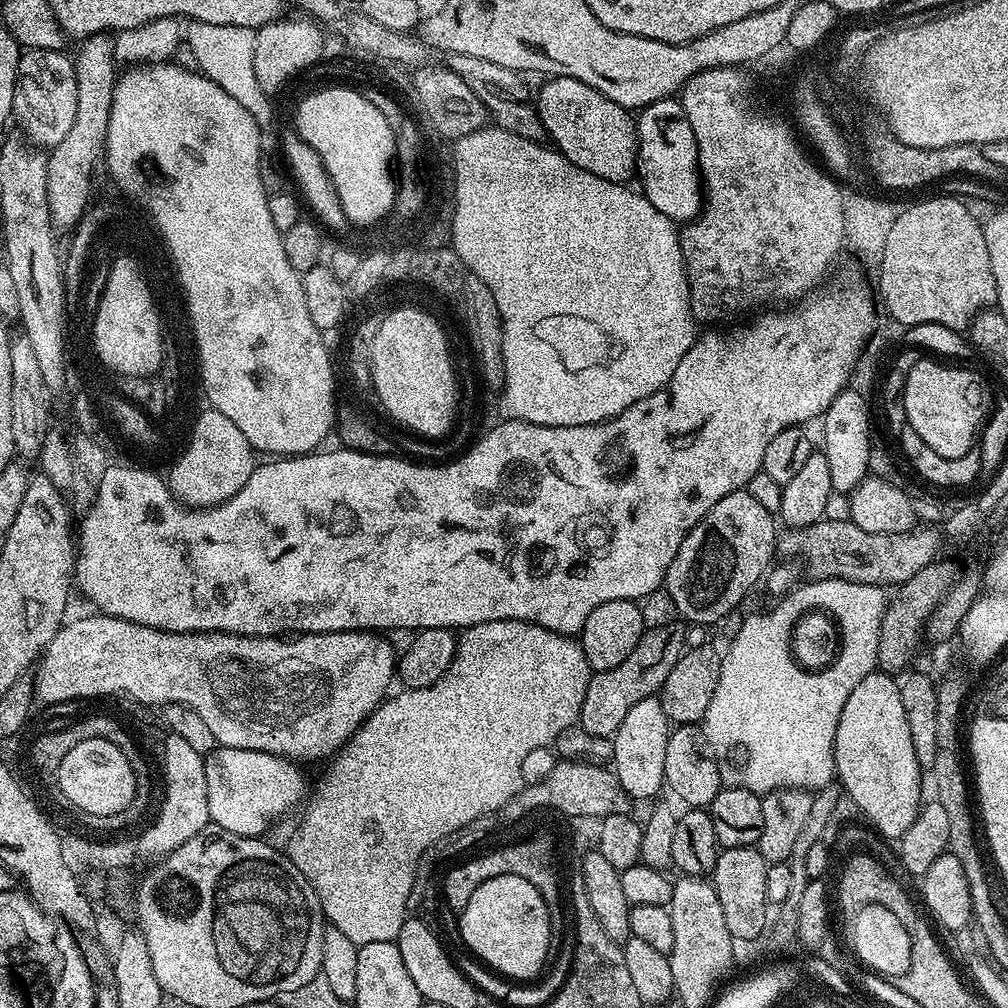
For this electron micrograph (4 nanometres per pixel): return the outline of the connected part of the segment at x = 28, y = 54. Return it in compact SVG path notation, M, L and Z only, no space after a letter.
M29 48L21 51L18 70L16 71L16 93L14 94L14 106L12 111L15 119L20 119L20 124L33 136L31 139L37 145L55 146L62 142L62 138L69 133L73 125L74 114L77 113L78 90L75 82L75 66L71 59L64 57L63 51L42 50L41 48Z

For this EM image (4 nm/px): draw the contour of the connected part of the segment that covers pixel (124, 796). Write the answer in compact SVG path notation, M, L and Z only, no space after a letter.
M86 738L86 742L78 742L78 746L62 758L54 779L61 794L73 804L77 813L110 816L121 813L137 800L136 771L130 766L126 754L122 754L114 742L106 742L106 738Z

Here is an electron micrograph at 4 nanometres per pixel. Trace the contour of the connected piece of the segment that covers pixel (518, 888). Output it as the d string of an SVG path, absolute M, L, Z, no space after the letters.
M502 874L492 876L490 882L482 882L482 886L478 886L474 894L470 894L470 902L466 902L464 909L458 913L458 920L460 936L464 939L465 946L476 955L473 957L489 969L495 970L501 977L511 978L516 982L528 982L545 971L550 960L548 947L552 944L554 930L550 926L548 907L542 894L534 886L530 886L526 878L518 878L518 874Z

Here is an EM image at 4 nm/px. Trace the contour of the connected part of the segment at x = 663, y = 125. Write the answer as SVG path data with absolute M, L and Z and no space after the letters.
M669 98L647 104L639 109L636 121L636 172L639 187L644 197L654 206L654 210L662 210L666 218L674 222L695 220L700 215L702 207L702 181L700 178L700 163L698 162L698 146L694 138L694 130L690 130L690 122L686 118L684 108L679 99Z

